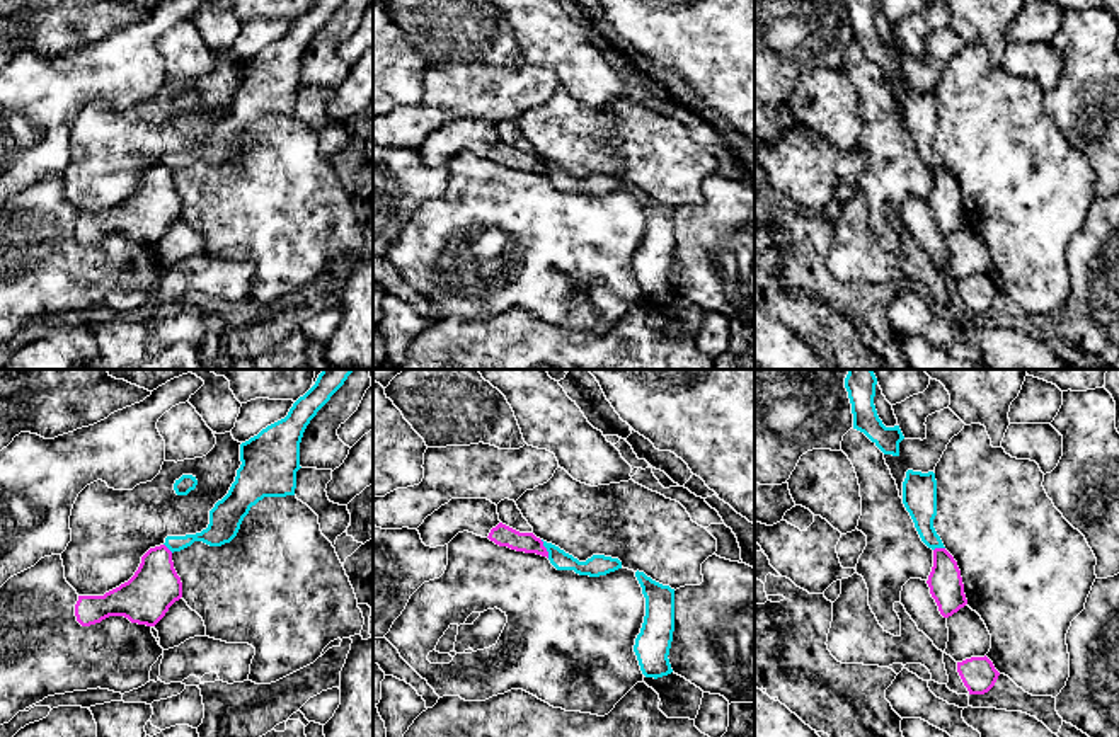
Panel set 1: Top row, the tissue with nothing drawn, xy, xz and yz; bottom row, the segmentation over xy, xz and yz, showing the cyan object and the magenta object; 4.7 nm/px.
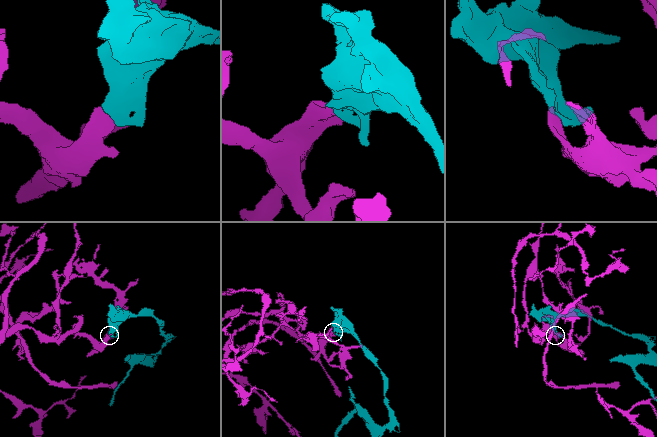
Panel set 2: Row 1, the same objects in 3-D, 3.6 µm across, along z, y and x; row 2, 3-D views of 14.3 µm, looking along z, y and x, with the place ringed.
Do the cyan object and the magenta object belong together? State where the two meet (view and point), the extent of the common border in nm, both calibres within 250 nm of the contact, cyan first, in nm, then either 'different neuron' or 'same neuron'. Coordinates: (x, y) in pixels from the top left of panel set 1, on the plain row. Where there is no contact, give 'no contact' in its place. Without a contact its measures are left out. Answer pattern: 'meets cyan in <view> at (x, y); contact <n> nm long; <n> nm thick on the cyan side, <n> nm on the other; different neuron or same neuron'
meets cyan in xz at (545, 165); contact 100 nm long; 90 nm thick on the cyan side, 100 nm on the other; different neuron

